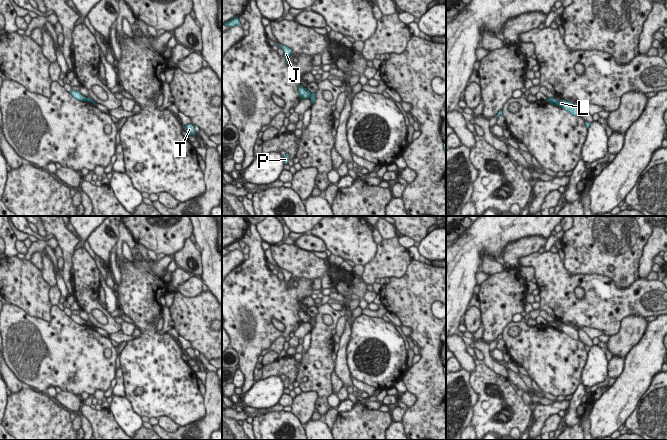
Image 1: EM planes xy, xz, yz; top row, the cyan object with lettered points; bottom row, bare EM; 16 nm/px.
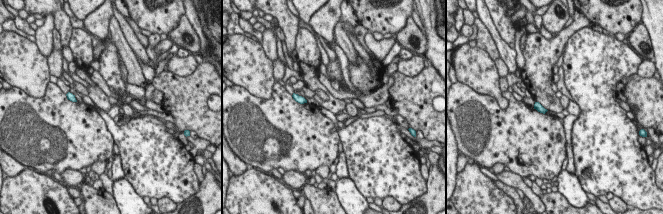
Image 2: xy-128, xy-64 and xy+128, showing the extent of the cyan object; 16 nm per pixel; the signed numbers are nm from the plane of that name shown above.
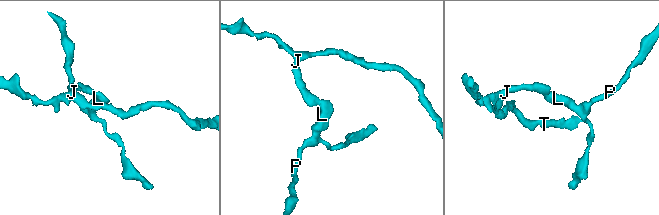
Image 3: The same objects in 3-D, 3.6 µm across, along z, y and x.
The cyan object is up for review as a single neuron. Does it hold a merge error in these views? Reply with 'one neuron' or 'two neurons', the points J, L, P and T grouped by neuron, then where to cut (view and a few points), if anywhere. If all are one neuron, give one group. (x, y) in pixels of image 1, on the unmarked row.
two neurons; groups J T / L P; cut xy (87, 322), (85, 324)

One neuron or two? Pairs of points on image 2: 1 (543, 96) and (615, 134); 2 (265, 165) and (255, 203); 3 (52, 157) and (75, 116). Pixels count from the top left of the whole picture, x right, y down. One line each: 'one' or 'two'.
1: two
2: two
3: one

